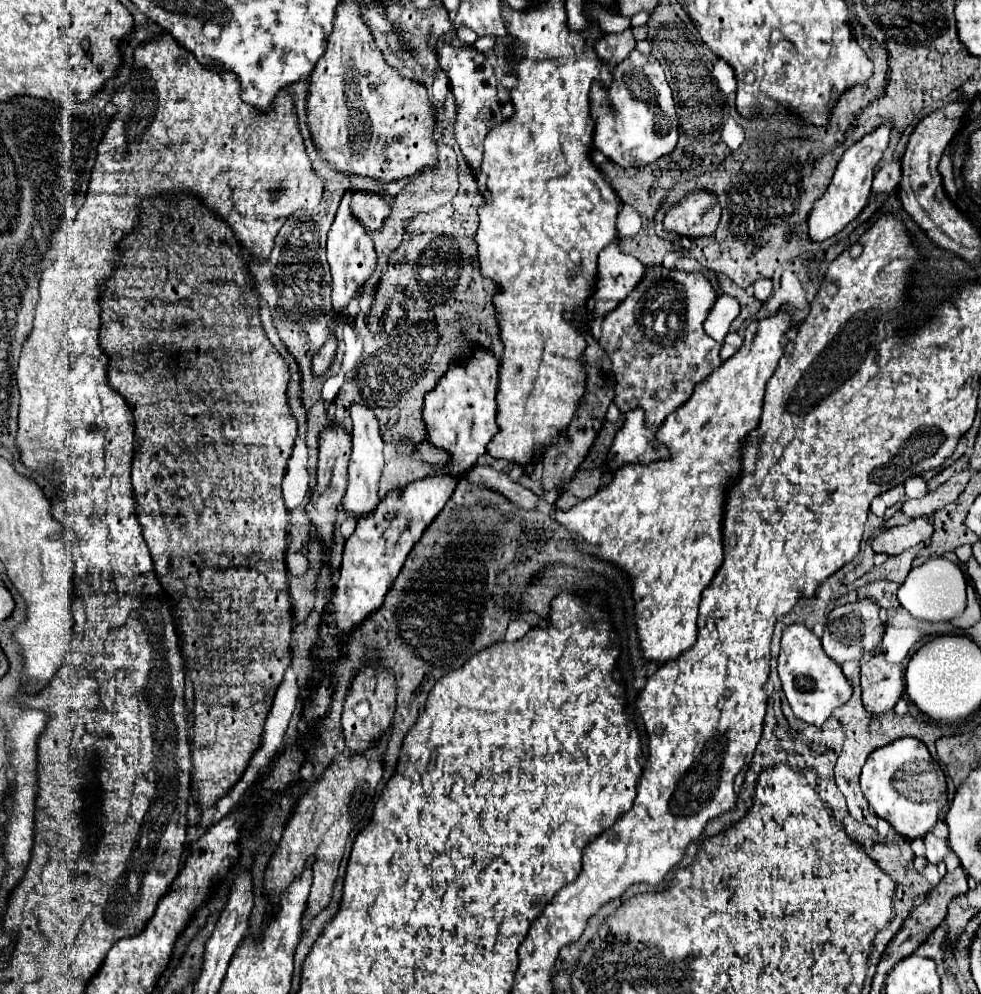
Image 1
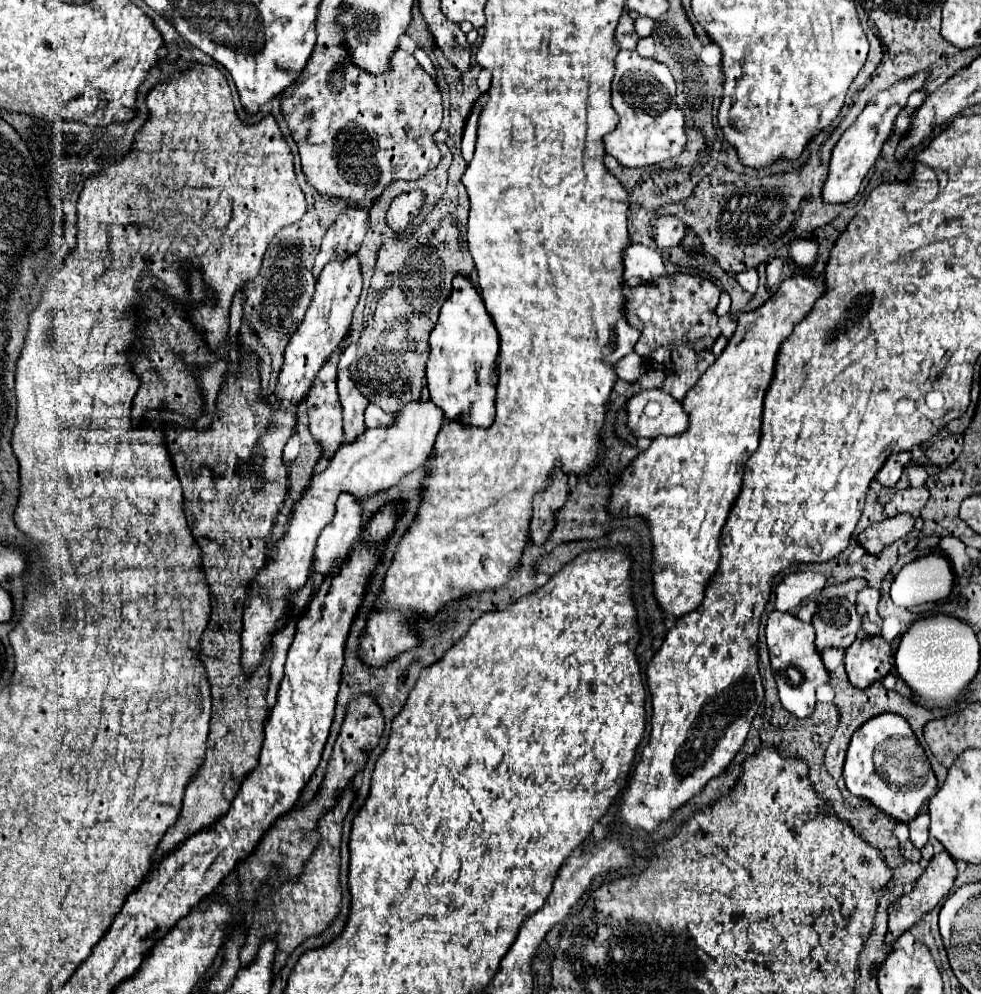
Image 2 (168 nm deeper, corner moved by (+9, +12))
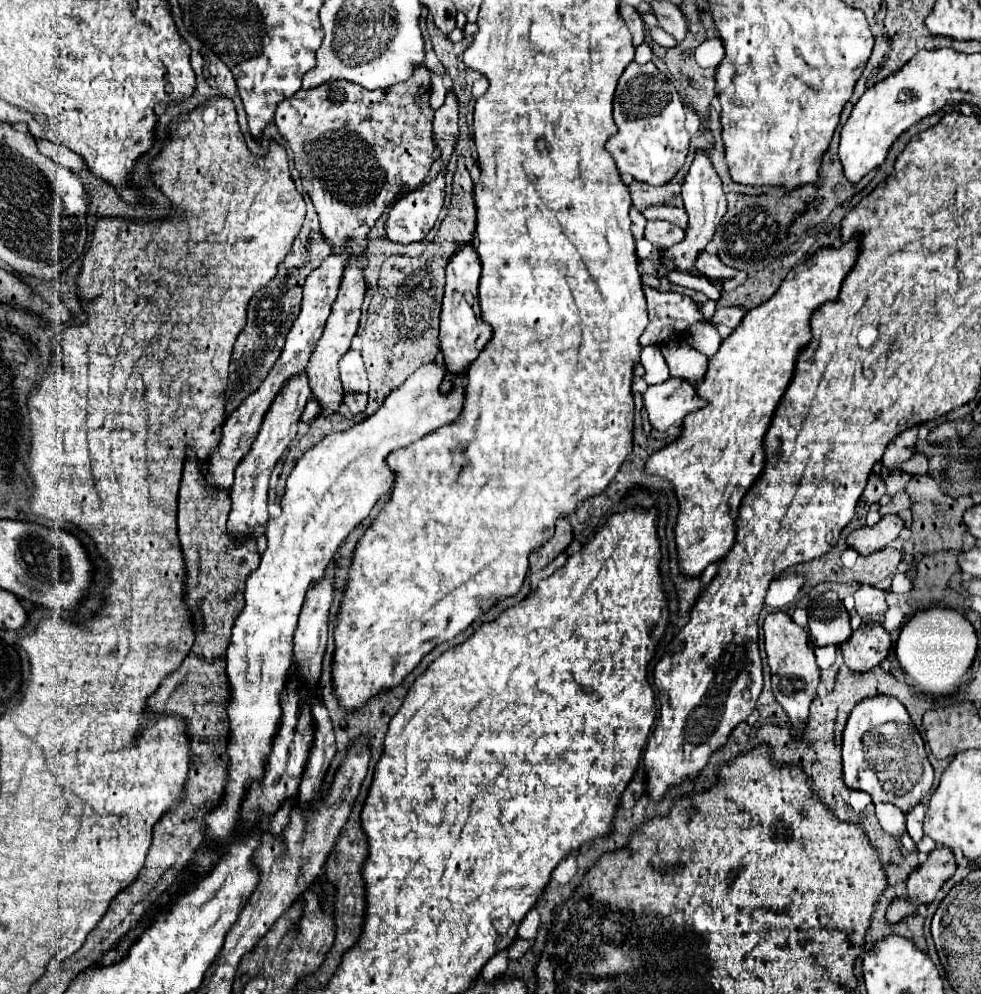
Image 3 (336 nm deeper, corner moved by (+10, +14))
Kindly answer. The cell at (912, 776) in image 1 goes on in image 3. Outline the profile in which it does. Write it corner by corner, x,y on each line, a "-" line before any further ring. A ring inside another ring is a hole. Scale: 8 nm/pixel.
876,695
876,697
864,699
852,709
844,729
844,737
842,737
842,765
844,765
844,783
850,789
868,793
874,803
878,801
892,803
900,807
904,813
908,813
914,805
918,805
930,793
932,781
934,781
934,769
926,757
924,741
918,729
910,721
906,707
898,699
888,695

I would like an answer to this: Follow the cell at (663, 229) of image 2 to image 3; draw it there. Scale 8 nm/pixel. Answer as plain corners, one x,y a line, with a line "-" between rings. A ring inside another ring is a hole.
648,221
644,235
654,247
660,249
668,249
684,239
684,231
668,221

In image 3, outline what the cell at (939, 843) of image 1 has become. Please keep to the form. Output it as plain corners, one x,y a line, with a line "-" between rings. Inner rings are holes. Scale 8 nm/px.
920,803
916,805
906,817
908,817
908,835
918,843
922,837
924,837
924,831
922,831
922,821
924,821
924,815
926,815
926,807

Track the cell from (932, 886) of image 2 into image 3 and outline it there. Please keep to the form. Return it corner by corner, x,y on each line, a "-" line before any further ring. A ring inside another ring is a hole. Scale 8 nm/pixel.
948,847
934,849
928,855
928,859
916,871
910,873
906,881
908,885
906,897
896,897
890,903
886,911
886,919
890,923
898,923
914,915
920,905
932,903
938,889
954,875
954,871
956,871
956,861
952,851

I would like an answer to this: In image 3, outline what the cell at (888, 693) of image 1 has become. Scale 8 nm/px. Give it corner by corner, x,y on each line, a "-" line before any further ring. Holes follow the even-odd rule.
868,623
860,625
852,633
850,641
840,645
840,651
844,655
844,663
848,669
866,673
886,659
890,647
892,643
888,631
878,623

